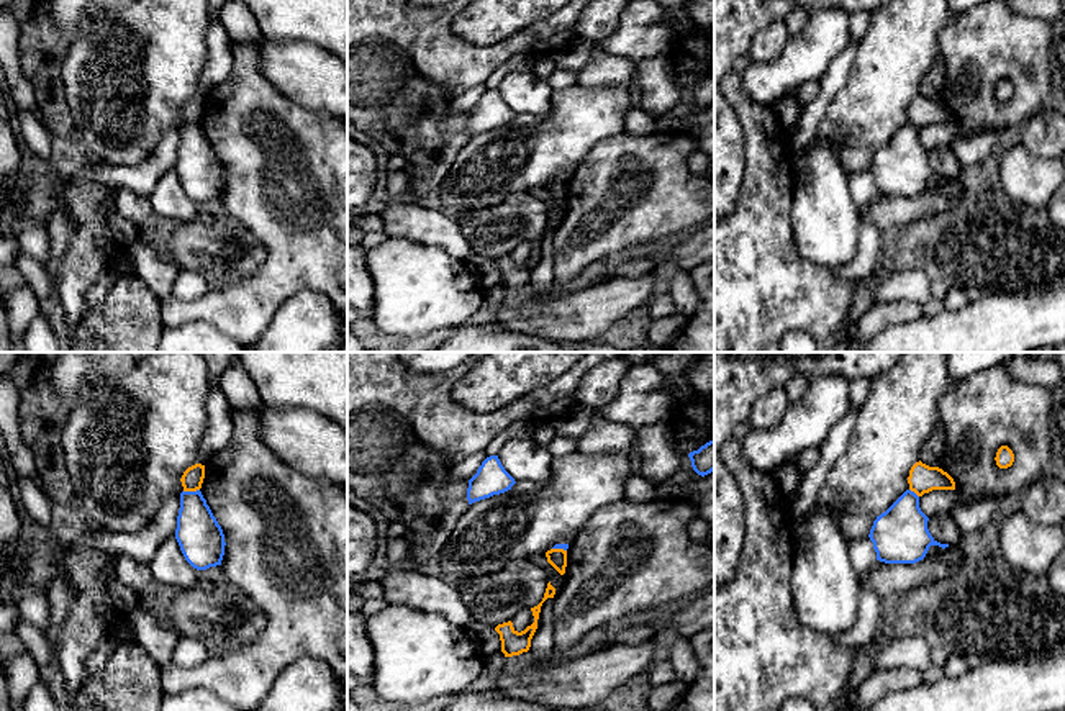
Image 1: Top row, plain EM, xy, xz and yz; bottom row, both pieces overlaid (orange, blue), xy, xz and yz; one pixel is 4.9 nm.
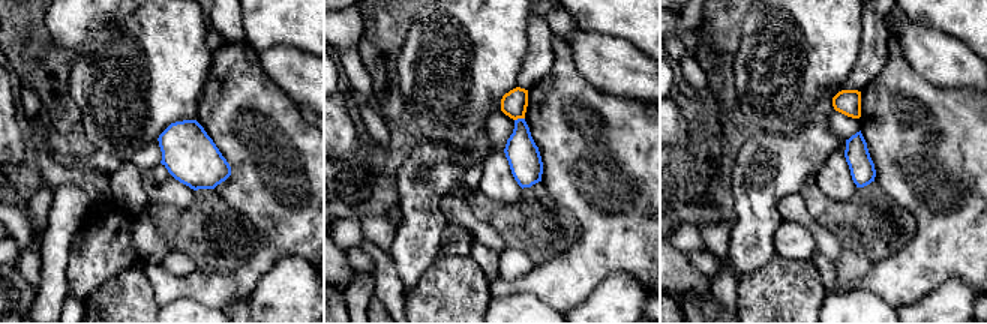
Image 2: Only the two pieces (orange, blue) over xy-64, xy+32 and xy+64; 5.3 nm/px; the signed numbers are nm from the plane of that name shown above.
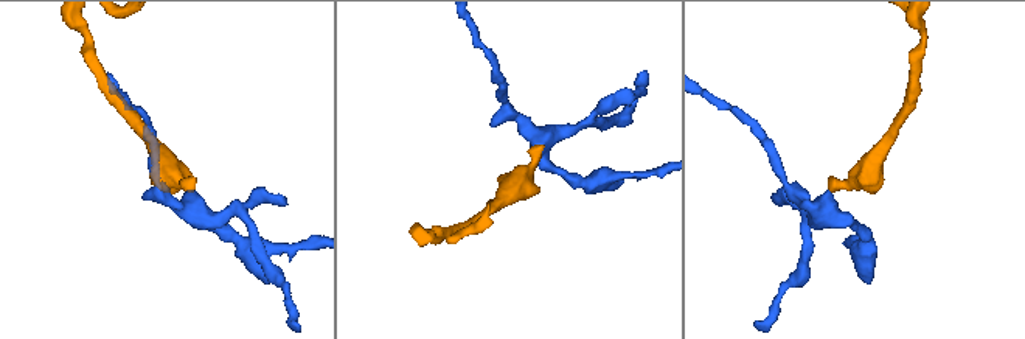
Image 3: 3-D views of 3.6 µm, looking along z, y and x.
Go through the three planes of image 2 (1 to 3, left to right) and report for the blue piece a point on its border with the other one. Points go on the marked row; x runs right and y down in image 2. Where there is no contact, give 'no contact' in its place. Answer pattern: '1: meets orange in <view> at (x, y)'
1: no contact
2: meets orange in xy+32 at (519, 117)
3: no contact

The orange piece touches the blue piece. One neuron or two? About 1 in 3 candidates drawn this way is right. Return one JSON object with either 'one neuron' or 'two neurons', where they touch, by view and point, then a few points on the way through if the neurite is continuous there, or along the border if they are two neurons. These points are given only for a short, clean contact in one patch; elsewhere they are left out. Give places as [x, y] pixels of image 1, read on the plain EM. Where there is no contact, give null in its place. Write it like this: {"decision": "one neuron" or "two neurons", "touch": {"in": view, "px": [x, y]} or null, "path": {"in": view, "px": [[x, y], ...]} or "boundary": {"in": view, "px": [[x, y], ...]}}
{"decision": "two neurons", "touch": {"in": "xy", "px": [190, 123]}, "boundary": {"in": "xy", "px": [[199, 122], [184, 125]]}}

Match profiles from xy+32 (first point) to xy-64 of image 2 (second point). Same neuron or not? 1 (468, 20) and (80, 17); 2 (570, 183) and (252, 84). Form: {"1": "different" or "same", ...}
{"1": "different", "2": "same"}

